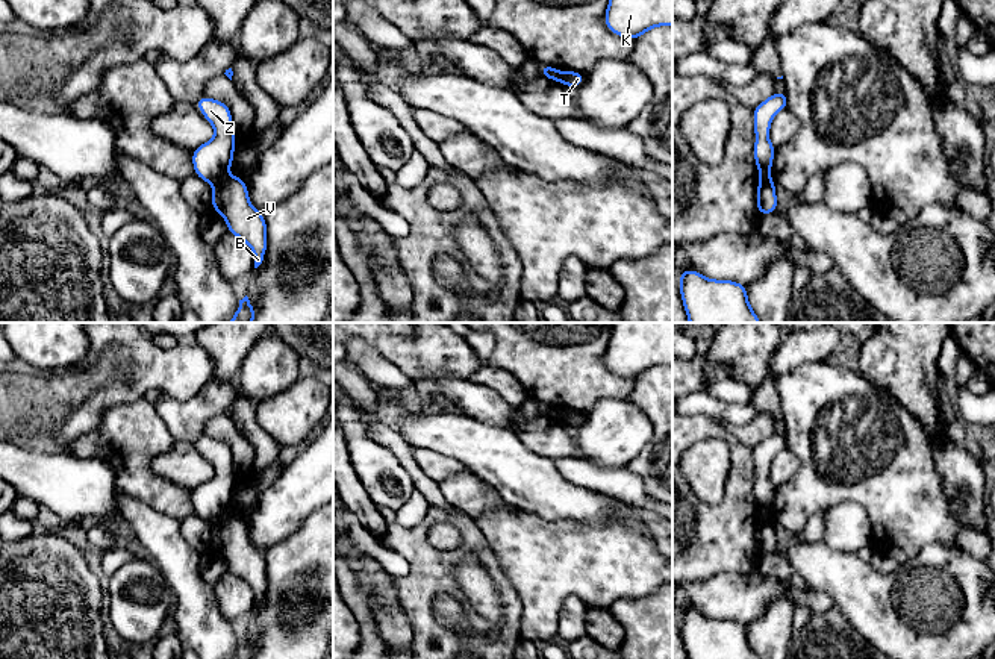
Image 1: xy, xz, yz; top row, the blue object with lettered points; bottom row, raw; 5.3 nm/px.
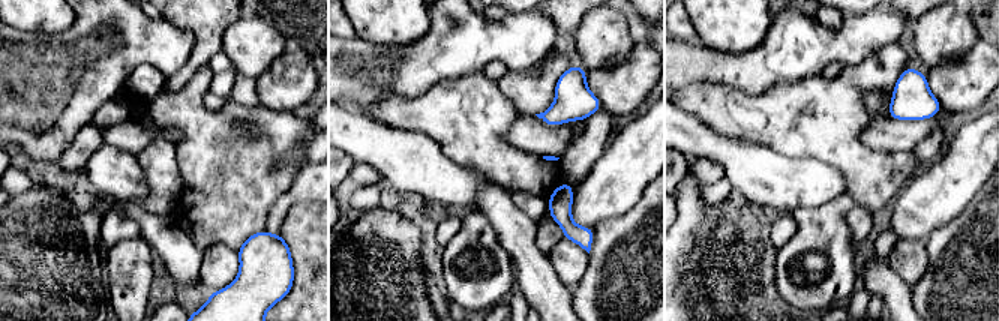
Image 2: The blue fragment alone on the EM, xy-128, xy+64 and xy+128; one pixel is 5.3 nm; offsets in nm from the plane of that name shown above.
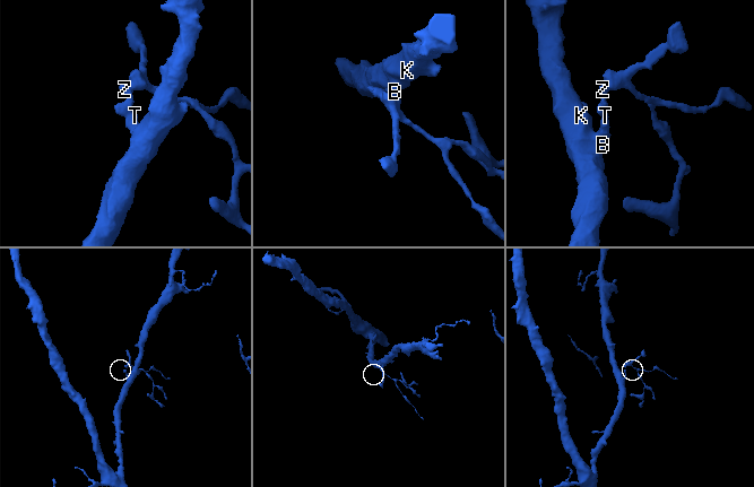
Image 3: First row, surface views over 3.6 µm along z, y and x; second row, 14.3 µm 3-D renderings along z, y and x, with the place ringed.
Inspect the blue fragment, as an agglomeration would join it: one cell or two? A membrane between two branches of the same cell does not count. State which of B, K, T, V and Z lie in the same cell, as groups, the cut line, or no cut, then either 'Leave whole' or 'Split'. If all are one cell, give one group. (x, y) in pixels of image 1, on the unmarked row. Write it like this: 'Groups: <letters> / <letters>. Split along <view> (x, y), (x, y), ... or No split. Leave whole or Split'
Groups: B K T V / Z. Split along xy (224, 514), (214, 524). Split

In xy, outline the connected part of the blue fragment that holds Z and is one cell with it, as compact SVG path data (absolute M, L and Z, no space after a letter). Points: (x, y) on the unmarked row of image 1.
M201 435L194 444L215 470L214 479L192 489L194 511L197 517L215 524L233 503L236 477L230 447L227 442L206 435Z

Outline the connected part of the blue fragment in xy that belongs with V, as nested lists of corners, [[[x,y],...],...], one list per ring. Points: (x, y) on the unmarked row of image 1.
[[[238,515],[220,518],[212,529],[212,548],[224,556],[232,574],[250,585],[257,607],[268,585],[267,562],[264,553],[251,545],[247,523]]]

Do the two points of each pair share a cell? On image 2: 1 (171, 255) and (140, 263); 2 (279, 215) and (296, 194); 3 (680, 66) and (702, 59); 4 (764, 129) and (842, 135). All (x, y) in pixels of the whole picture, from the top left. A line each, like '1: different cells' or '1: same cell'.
1: different cells
2: same cell
3: same cell
4: same cell

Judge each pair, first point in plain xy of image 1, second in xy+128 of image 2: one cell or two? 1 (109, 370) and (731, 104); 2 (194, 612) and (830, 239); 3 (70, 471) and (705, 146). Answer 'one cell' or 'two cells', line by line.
1: two cells
2: two cells
3: one cell

